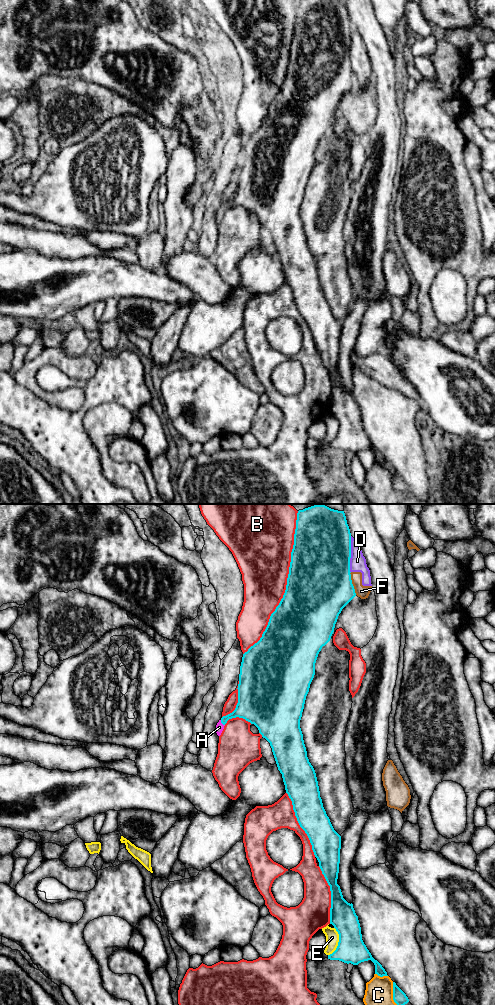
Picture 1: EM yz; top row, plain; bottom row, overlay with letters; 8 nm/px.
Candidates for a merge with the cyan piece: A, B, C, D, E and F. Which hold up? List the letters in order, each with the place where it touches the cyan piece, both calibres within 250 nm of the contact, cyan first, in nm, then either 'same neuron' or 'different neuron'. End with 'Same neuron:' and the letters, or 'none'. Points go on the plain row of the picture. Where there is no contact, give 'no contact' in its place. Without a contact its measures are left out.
A: meets cyan in yz at (222, 211); 190 nm thick on the cyan side, 60 nm on the other; same neuron
B: meets cyan in yz at (287, 72); 500 nm thick on the cyan side, 400 nm on the other; different neuron
C: meets cyan in yz at (393, 483); 110 nm thick on the cyan side, 240 nm on the other; different neuron
D: meets cyan in yz at (350, 42); 480 nm thick on the cyan side, 130 nm on the other; different neuron
E: meets cyan in yz at (338, 430); 220 nm thick on the cyan side, 110 nm on the other; different neuron
F: meets cyan in yz at (351, 71); 500 nm thick on the cyan side, 100 nm on the other; different neuron
Same neuron: A

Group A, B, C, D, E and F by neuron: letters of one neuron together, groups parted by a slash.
A / B / C / D F / E

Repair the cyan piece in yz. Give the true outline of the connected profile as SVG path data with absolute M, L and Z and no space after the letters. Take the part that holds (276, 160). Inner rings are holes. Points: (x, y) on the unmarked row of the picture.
M344 0L297 1L285 81L271 102L260 128L243 142L237 176L238 191L232 201L219 208L216 221L220 224L227 209L239 205L254 212L270 231L297 309L307 322L322 362L330 374L330 412L338 420L339 430L328 447L353 453L371 448L375 453L375 462L383 465L388 464L387 460L364 432L353 392L343 386L337 372L341 324L334 318L323 295L316 261L307 245L300 216L318 142L330 129L342 97L356 84L350 62L350 46L351 21Z

